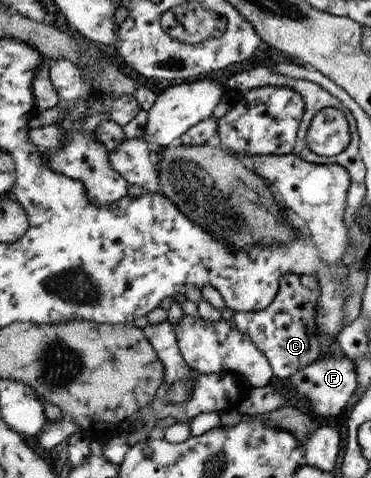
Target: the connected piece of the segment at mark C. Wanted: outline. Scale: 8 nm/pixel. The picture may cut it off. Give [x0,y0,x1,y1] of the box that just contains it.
[232,272,325,381]

